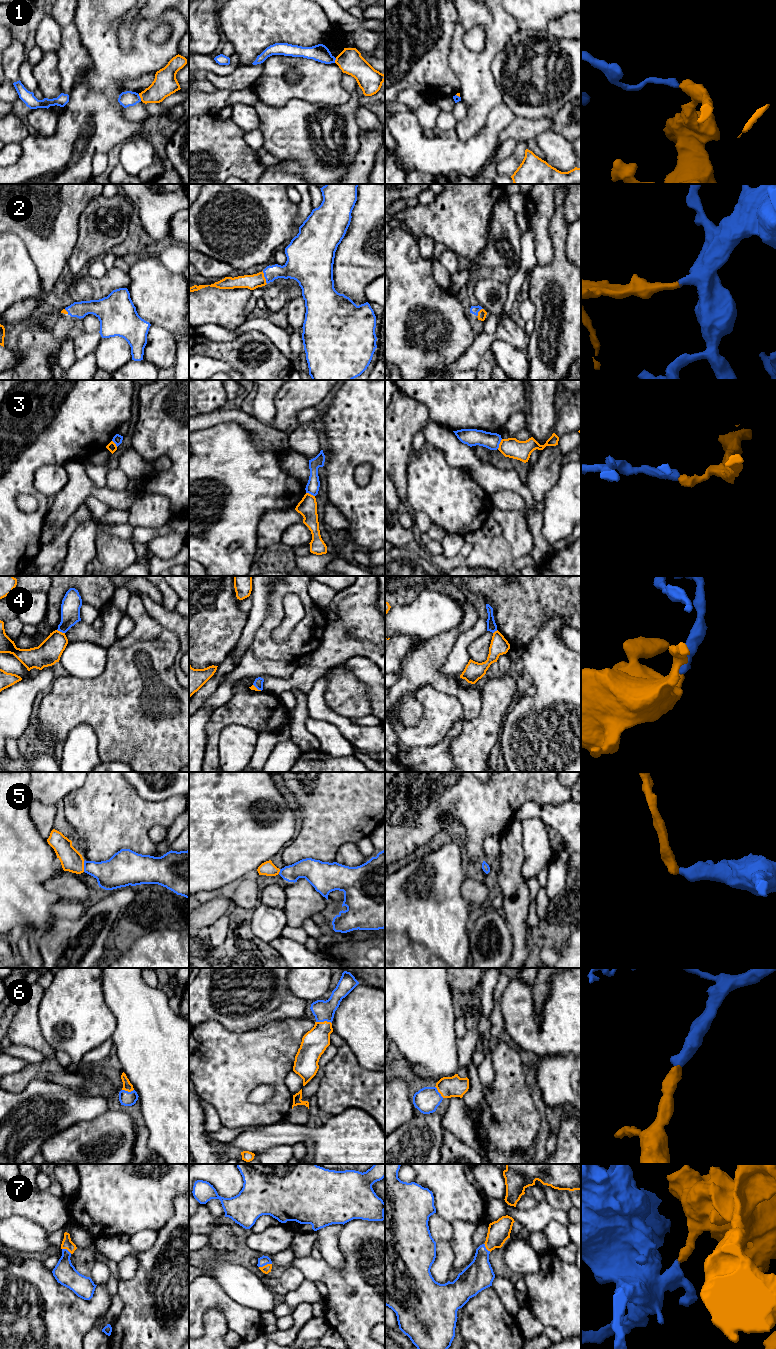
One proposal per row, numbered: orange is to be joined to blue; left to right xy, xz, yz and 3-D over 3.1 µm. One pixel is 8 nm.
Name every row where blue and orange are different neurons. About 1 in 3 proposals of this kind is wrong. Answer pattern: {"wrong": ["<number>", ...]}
{"wrong": ["1", "3", "4"]}

